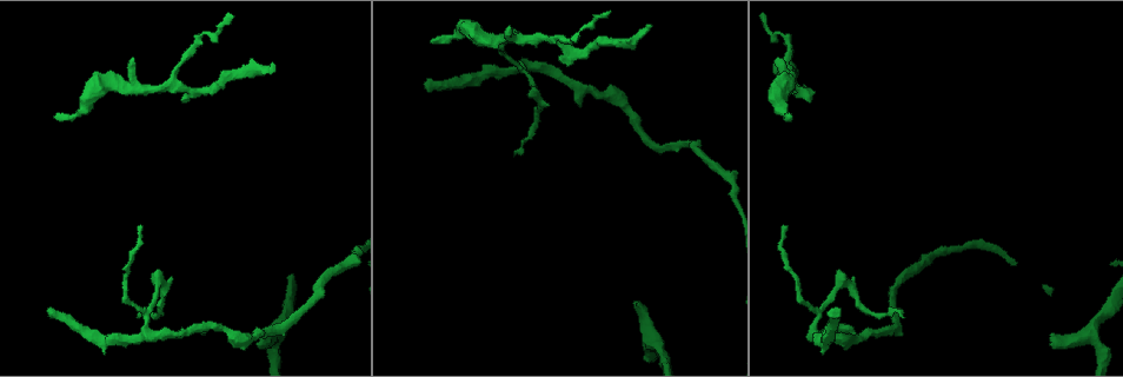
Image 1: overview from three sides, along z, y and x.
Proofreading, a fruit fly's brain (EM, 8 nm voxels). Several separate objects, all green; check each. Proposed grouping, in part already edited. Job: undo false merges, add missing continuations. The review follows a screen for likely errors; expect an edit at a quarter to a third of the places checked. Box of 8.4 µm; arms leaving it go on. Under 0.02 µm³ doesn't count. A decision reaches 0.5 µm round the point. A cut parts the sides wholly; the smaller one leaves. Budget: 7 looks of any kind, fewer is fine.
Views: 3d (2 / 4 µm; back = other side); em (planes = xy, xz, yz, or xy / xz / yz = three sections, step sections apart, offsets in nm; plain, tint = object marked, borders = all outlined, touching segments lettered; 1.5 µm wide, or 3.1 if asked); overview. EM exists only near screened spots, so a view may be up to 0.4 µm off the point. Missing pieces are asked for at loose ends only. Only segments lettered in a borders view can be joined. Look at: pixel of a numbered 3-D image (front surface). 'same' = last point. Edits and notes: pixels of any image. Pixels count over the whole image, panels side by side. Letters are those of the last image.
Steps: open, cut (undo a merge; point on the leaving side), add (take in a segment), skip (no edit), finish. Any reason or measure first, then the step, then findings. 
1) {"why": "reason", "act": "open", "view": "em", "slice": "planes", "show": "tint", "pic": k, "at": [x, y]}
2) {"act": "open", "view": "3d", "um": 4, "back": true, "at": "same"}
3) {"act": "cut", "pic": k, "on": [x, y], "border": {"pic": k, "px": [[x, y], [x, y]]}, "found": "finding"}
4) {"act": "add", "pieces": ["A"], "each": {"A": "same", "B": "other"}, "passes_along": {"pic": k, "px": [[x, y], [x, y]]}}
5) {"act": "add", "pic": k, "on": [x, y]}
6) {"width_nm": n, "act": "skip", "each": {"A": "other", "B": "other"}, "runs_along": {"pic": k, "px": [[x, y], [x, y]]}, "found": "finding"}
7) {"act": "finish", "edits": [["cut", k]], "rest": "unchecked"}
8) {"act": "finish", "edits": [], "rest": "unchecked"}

{"why": "free end", "act": "open", "view": "3d", "um": 4, "back": true, "pic": 1, "at": [511, 27]}

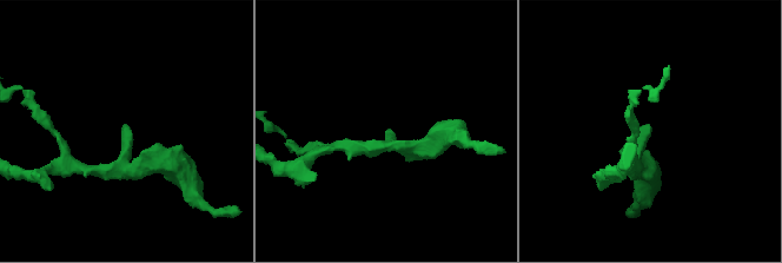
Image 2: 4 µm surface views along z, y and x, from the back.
{"why": "now the EM", "act": "open", "view": "em", "slice": "planes", "show": "tint", "pic": 2, "at": [390, 131]}

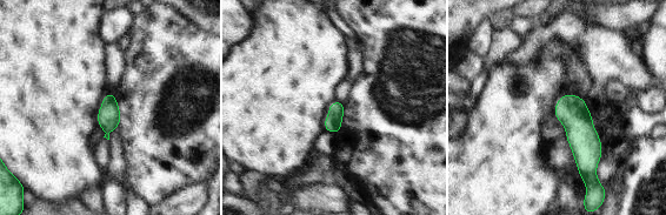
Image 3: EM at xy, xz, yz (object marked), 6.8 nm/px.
{"act": "open", "view": "em", "slice": "planes", "show": "borders", "at": "same"}

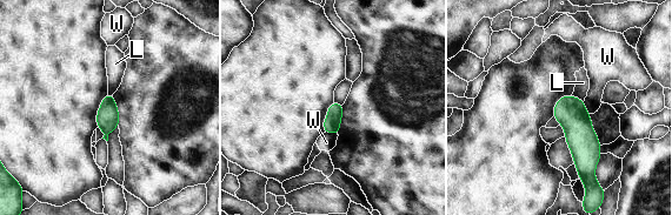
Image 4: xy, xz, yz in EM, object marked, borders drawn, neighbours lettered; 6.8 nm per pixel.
{"act": "skip", "each": {"L": "other", "W": "other"}, "found": "no lettered segment goes on from it"}

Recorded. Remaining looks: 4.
{"why": "free end", "act": "open", "view": "em", "slice": "planes", "show": "plain", "pic": 1, "at": [55, 115]}

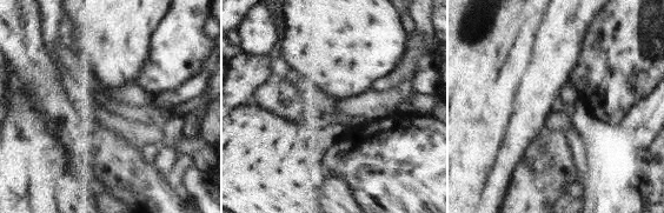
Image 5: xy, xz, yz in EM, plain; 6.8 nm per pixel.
{"why": "what lies round it", "act": "open", "view": "em", "slice": "planes", "show": "borders", "at": "same"}

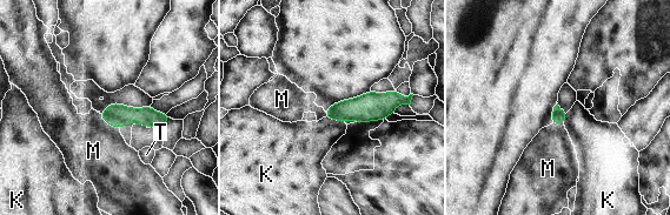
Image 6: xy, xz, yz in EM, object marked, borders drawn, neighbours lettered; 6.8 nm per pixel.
{"width_nm": 100, "act": "skip", "each": {"K": "other", "M": "other", "T": "other"}, "border": {"pic": 6, "px": [[325, 116], [344, 122]]}, "found": "no lettered segment goes on from it"}

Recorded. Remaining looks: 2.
{"why": "free end", "act": "open", "view": "3d", "um": 4, "pic": 1, "at": [772, 66]}

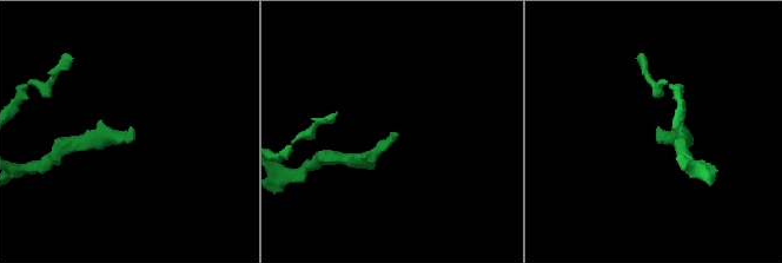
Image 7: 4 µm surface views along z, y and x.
{"act": "open", "view": "em", "slice": "planes", "show": "borders", "pic": 7, "at": [397, 134]}

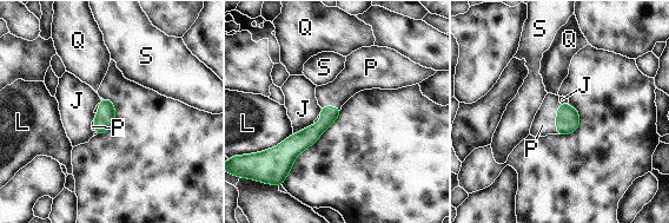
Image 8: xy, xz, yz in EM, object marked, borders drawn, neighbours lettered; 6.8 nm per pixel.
{"longest_contact_nm": ["L", 220], "act": "add", "pieces": ["P"], "each": {"J": "other", "L": "other", "P": "same", "Q": "other", "S": "other"}, "passes_along": {"pic": 8, "px": [[568, 120], [556, 118], [544, 123]]}, "found": "it goes on there"}

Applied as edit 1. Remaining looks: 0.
{"act": "finish", "edits": [["add", 8]], "rest": "unchecked"}

